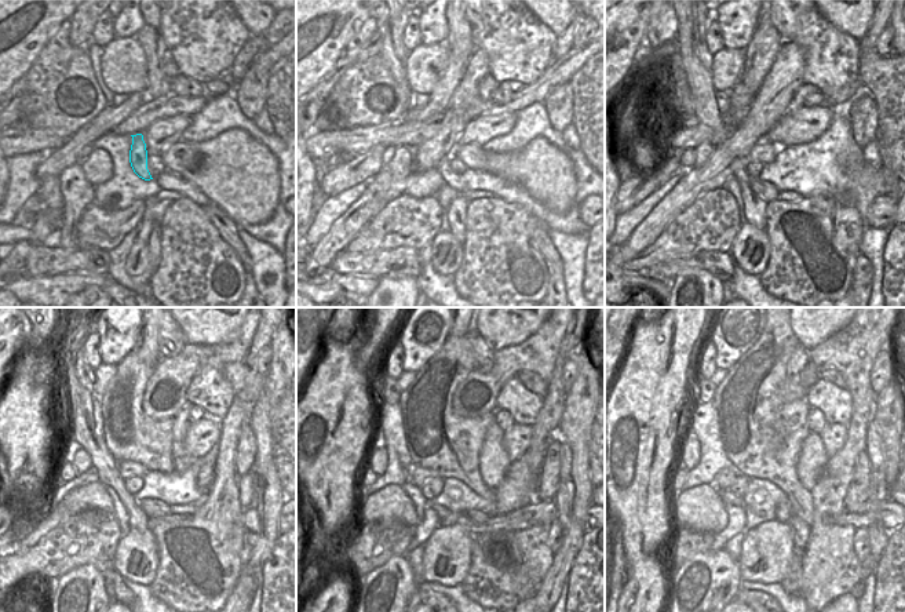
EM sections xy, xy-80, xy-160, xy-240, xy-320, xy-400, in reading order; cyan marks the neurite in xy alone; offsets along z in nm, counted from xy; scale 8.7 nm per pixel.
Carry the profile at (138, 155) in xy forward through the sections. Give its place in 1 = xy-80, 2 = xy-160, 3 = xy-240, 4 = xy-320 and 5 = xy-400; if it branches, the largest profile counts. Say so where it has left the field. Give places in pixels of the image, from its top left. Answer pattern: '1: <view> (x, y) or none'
1: xy-80 (451, 178)
2: xy-160 (766, 190)
3: xy-240 (154, 507)
4: xy-320 (475, 516)
5: xy-400 (801, 529)

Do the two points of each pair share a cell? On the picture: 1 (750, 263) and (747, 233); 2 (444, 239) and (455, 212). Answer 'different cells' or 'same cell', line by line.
1: same cell
2: different cells

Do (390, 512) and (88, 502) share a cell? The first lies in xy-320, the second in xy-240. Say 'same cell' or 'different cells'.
same cell

